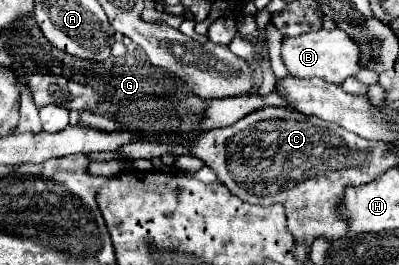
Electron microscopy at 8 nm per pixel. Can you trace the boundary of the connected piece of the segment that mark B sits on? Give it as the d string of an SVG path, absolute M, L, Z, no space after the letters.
M318 30L282 40L282 60L296 78L320 78L330 84L342 84L346 78L356 76L360 66L360 48L344 30Z

